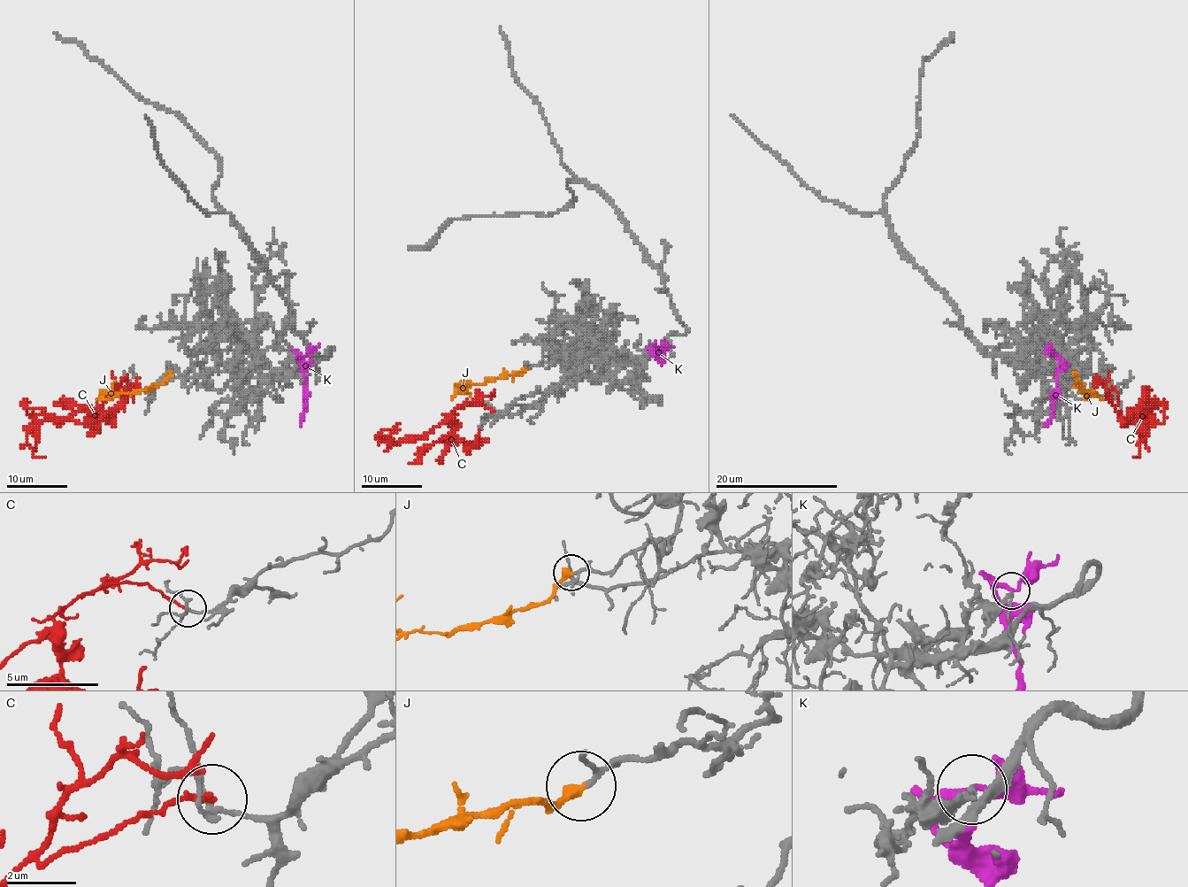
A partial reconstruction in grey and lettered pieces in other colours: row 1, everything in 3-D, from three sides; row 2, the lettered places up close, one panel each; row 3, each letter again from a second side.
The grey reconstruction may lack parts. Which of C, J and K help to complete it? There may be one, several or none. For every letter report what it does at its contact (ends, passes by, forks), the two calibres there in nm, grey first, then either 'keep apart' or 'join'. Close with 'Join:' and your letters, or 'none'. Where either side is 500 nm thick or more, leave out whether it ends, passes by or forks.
C: it ends; calibres 140 and 150 nm; keep apart
J: it ends; calibres 100 and 320 nm; join
K: it passes by; calibres 150 and 220 nm; keep apart
Join: J

